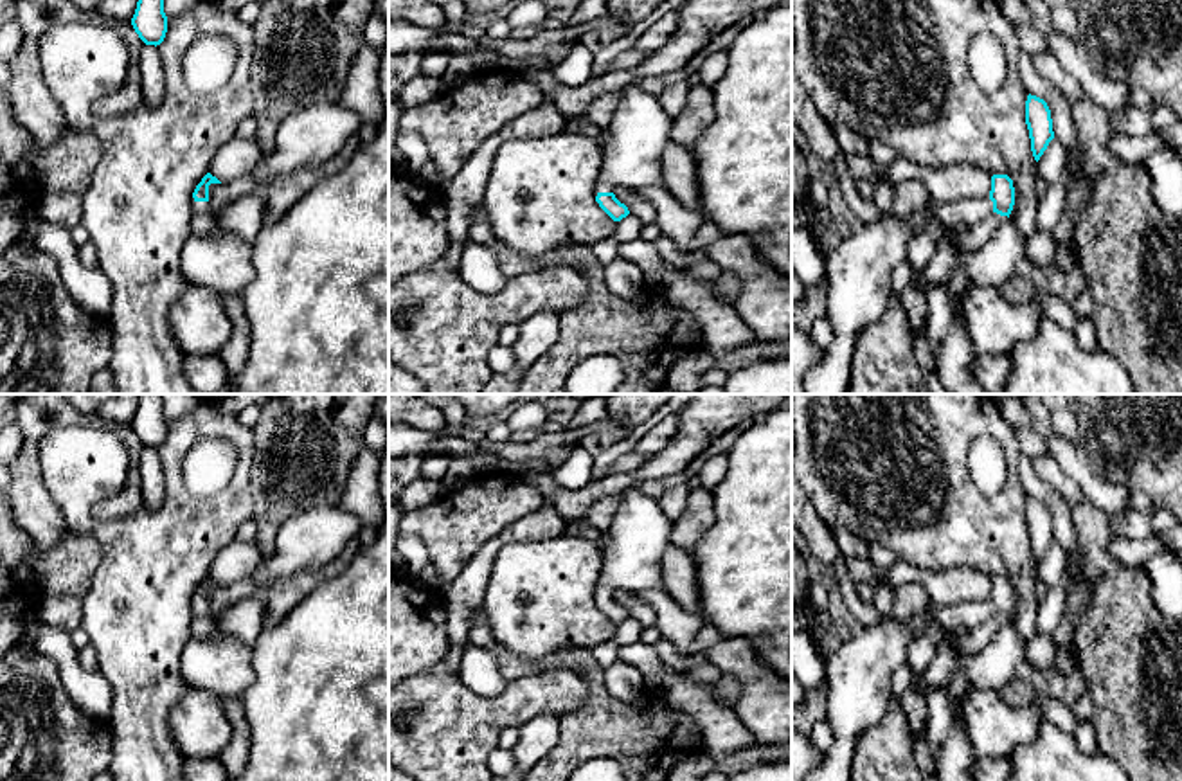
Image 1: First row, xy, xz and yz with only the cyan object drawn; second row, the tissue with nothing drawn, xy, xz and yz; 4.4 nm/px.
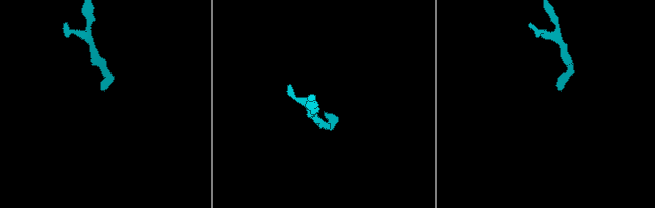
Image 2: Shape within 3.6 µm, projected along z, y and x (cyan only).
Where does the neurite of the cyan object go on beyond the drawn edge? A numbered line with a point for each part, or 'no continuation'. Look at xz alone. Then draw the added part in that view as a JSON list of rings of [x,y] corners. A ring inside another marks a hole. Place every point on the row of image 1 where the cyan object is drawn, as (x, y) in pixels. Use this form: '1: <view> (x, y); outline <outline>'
1: xz (639, 132); outline [[[637,83],[621,90],[621,101],[604,130],[604,148],[597,193],[613,193],[615,187],[640,191],[660,185],[662,155],[671,140],[673,119],[664,112],[657,95]]]

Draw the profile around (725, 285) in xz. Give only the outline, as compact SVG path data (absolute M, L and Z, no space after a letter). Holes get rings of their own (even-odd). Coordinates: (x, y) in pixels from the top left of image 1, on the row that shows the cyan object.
M721 272L714 279L714 293L725 299L727 302L734 304L739 295L739 283L729 272Z

